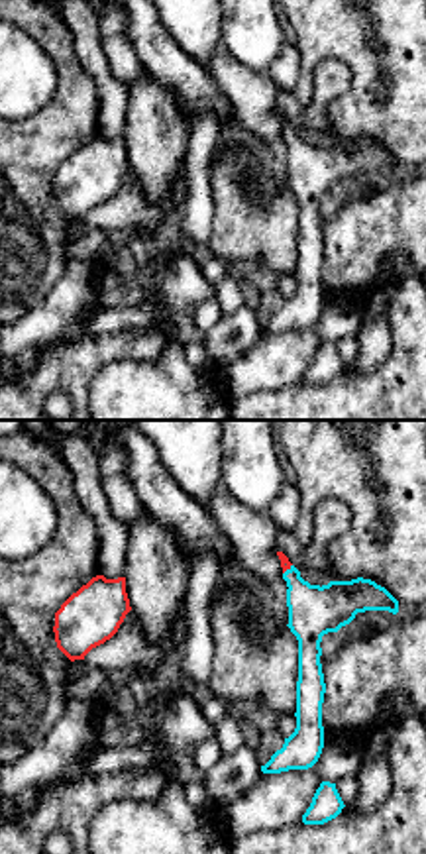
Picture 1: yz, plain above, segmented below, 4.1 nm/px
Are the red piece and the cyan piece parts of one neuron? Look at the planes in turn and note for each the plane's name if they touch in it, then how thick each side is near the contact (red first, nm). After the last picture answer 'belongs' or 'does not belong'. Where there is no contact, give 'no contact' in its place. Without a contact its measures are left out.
yz | 50/200 nm

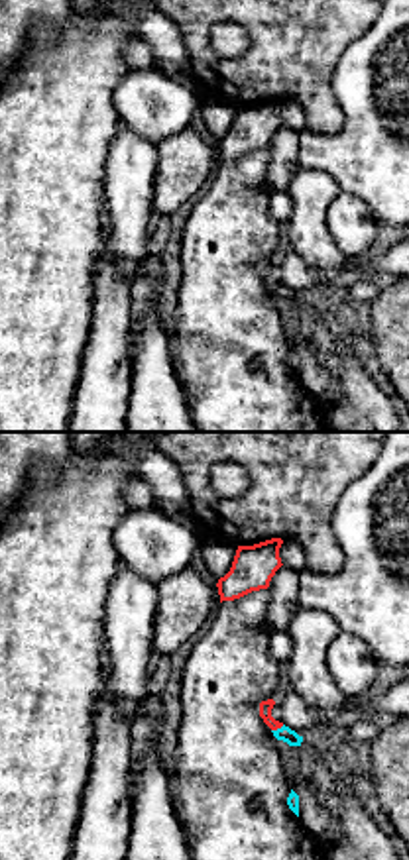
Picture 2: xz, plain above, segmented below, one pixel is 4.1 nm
xz | 50/60 nm

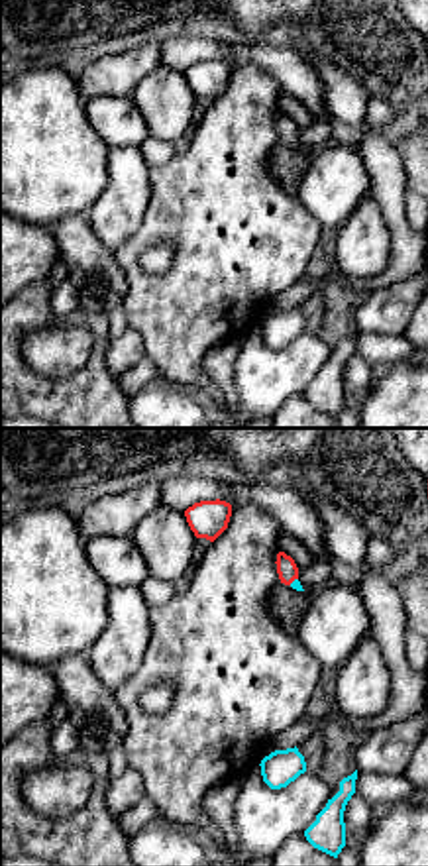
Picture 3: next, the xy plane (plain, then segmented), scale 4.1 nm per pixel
xy | 90/40 nm

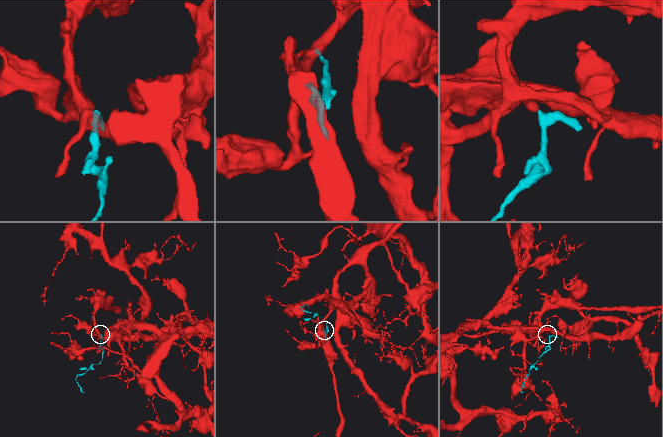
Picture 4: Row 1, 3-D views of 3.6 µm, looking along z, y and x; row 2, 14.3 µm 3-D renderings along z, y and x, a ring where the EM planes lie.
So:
belongs

